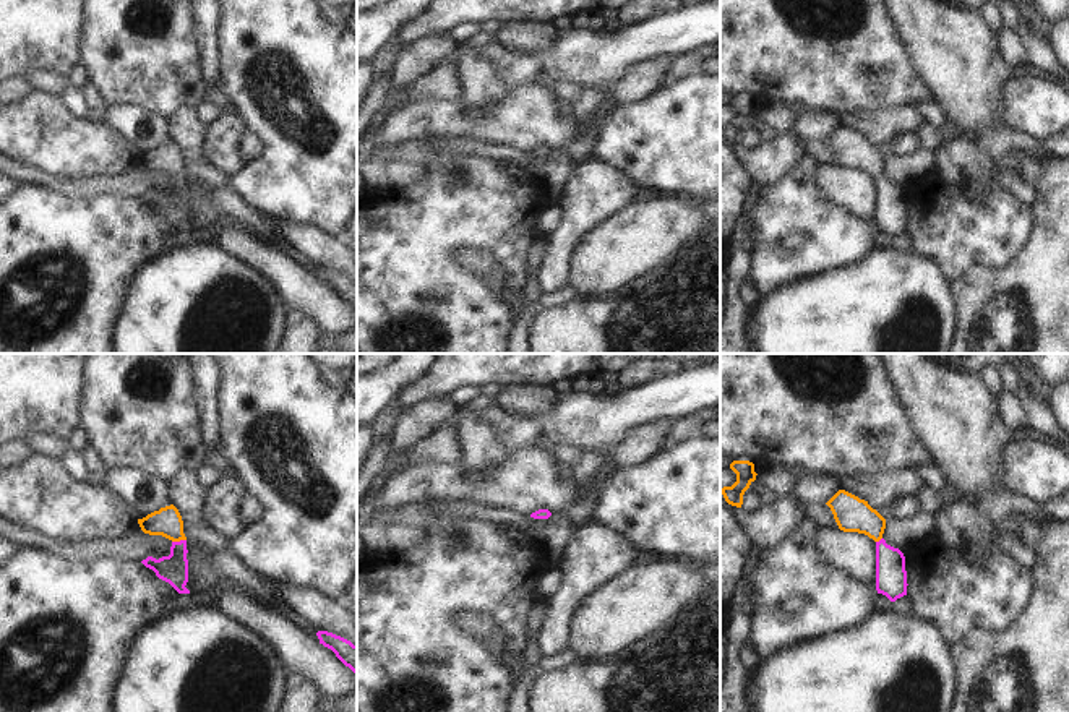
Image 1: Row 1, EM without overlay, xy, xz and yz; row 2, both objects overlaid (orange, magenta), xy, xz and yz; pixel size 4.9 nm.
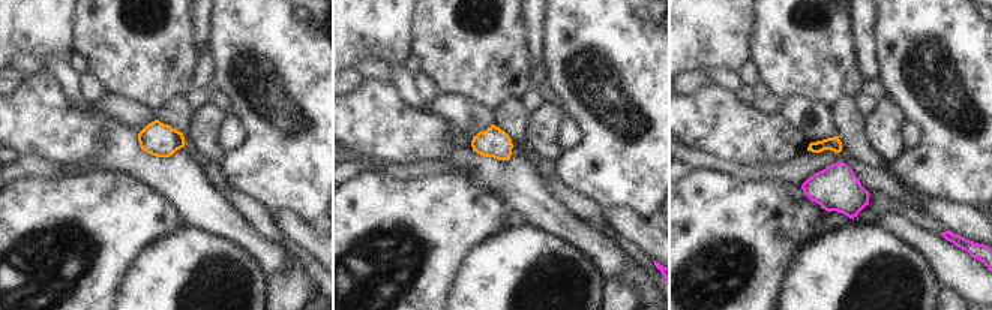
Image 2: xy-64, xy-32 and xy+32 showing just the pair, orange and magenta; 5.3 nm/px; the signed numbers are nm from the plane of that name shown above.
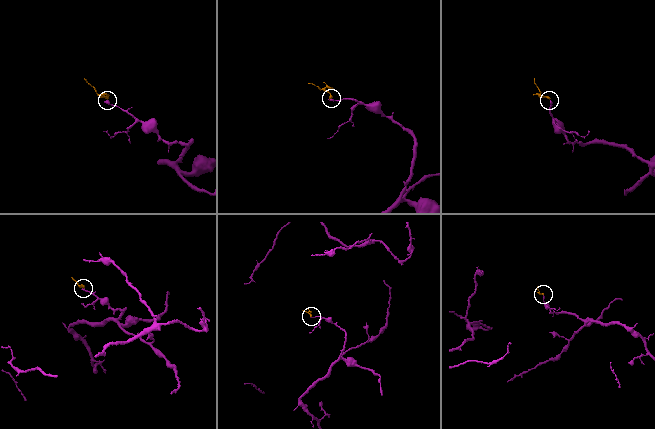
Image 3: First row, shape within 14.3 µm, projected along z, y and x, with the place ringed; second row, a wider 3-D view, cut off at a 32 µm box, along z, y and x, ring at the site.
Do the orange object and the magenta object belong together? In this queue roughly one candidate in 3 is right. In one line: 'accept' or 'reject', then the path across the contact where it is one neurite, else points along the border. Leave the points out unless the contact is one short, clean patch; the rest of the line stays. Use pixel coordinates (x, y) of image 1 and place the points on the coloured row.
accept; way xy (167, 521), (179, 540), (179, 555), (174, 568)

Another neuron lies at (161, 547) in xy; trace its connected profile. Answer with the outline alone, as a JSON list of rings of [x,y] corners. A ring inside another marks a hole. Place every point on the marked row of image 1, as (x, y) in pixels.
[[[152,535],[152,548],[148,556],[152,556],[156,560],[162,556],[170,555],[172,540],[162,537],[162,535]]]

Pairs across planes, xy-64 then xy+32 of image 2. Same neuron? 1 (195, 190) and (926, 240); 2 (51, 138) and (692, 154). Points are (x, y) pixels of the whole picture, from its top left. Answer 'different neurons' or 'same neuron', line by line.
1: same neuron
2: different neurons

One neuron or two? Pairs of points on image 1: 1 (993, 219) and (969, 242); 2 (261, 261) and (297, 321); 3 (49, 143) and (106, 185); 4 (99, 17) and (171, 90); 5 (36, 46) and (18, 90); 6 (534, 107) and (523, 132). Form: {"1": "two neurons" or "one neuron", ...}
{"1": "one neuron", "2": "two neurons", "3": "two neurons", "4": "one neuron", "5": "two neurons", "6": "one neuron"}

